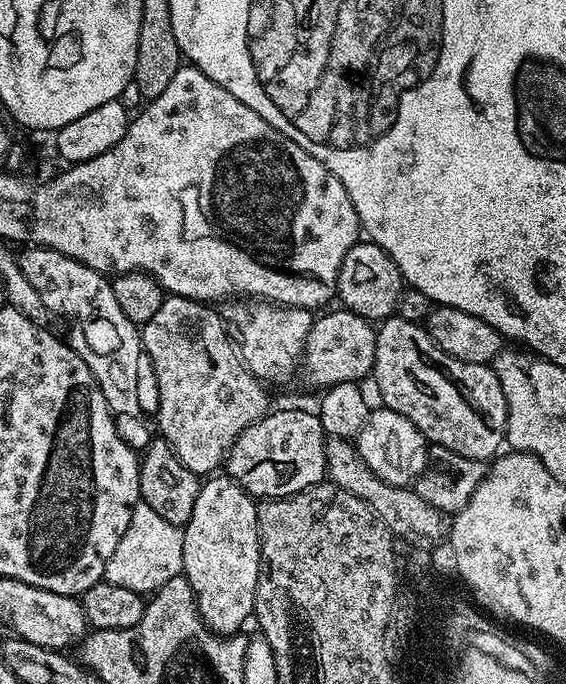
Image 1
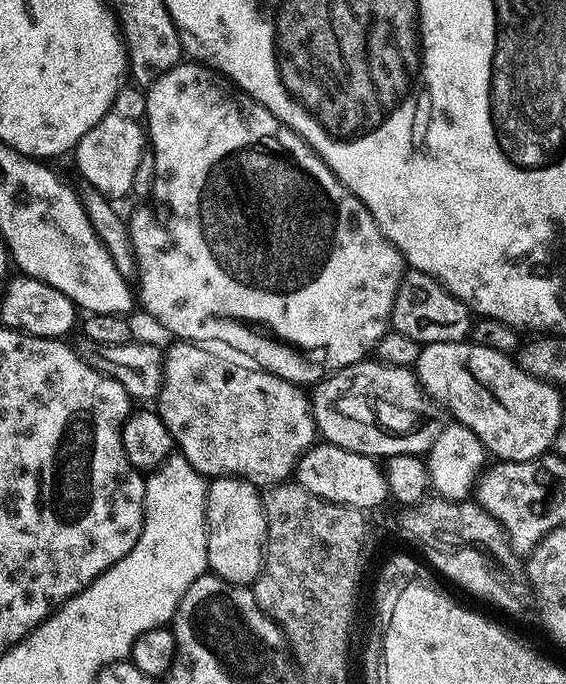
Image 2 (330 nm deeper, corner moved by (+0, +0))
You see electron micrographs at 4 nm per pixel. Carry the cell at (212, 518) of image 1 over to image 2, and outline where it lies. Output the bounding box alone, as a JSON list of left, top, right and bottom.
[207,477,268,584]

